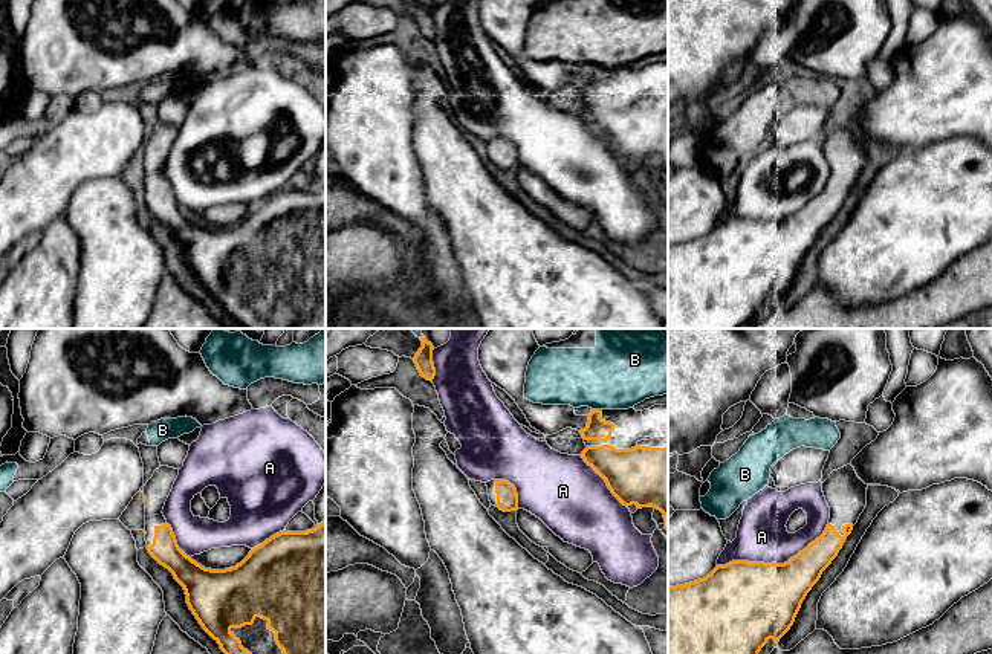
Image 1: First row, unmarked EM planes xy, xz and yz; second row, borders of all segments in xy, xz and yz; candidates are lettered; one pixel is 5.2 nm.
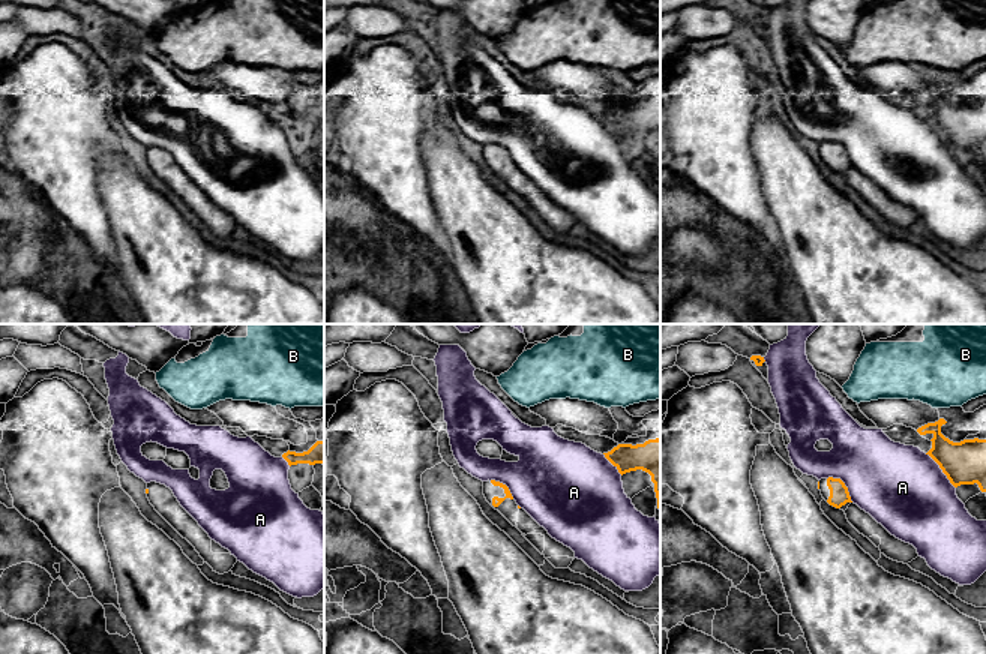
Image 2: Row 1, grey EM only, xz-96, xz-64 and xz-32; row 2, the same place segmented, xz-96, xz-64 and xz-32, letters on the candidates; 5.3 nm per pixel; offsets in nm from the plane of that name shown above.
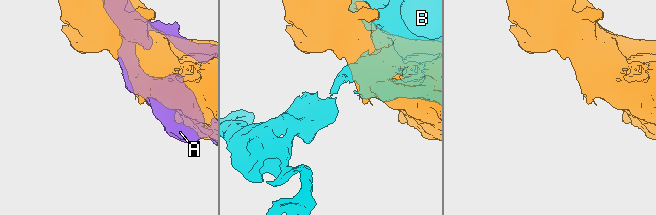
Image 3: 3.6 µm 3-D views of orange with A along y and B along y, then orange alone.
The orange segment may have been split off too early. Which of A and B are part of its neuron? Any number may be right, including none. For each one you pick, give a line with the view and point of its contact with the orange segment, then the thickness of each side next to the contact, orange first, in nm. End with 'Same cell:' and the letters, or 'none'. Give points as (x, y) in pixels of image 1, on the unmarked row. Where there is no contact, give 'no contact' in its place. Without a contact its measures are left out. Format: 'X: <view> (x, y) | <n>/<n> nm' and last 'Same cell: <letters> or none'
Same cell: none

